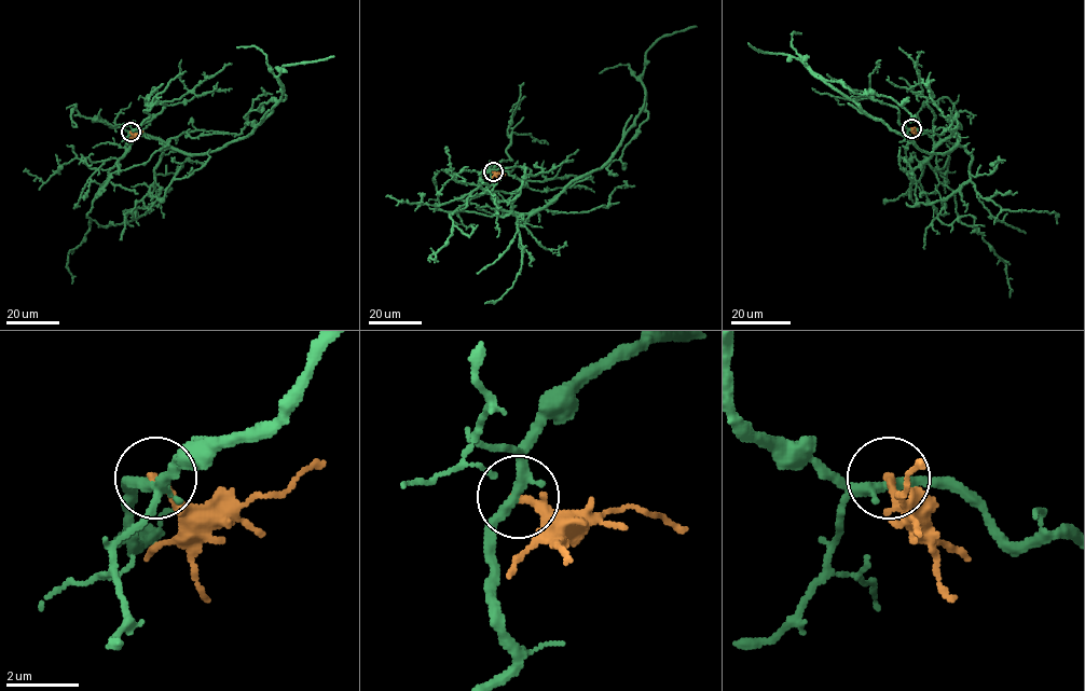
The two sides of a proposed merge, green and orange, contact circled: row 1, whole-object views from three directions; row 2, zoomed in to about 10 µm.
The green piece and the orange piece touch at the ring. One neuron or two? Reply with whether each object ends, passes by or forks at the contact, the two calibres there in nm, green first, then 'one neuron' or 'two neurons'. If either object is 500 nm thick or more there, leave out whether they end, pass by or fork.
green passes by; orange passes by; 280 nm thick on the green side, 160 nm on the other; two neurons

